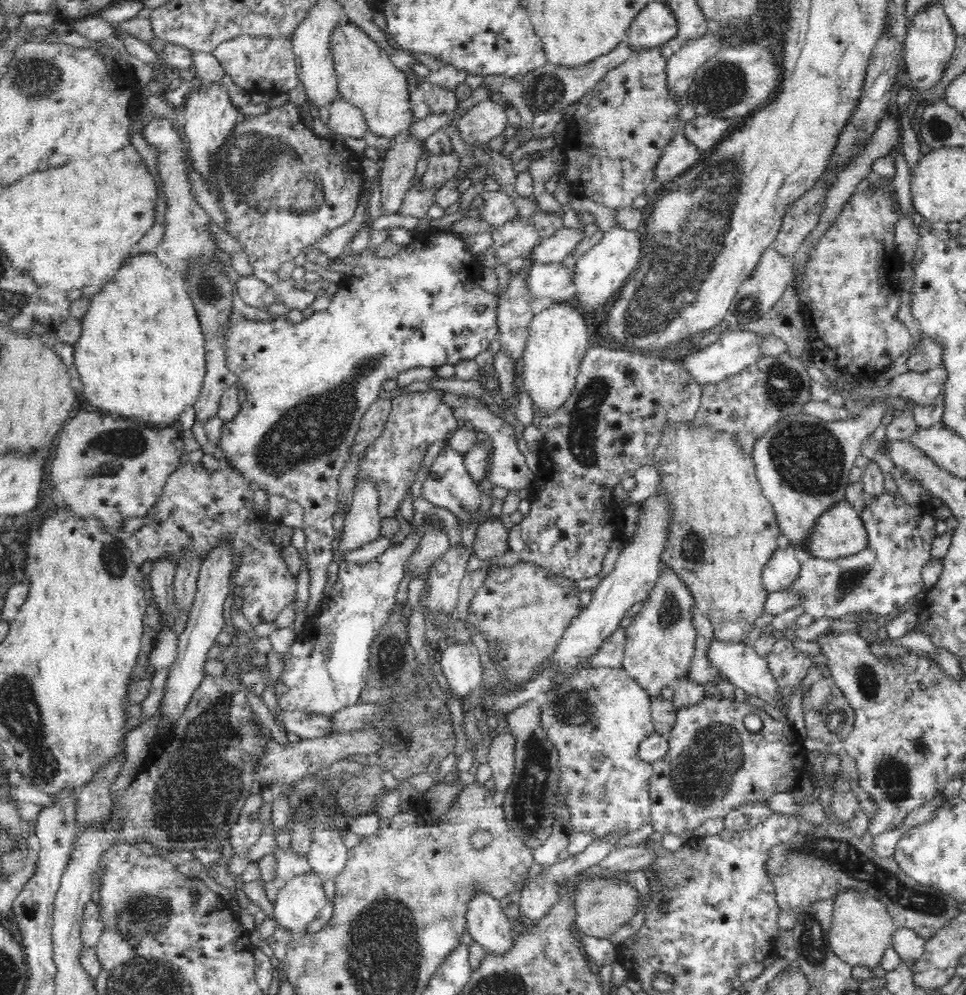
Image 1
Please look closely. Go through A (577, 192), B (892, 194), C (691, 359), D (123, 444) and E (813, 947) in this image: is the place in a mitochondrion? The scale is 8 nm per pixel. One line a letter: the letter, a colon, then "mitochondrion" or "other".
A: other
B: other
C: other
D: mitochondrion
E: mitochondrion

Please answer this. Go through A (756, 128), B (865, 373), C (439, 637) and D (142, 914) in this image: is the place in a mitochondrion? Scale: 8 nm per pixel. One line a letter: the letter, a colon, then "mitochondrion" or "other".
A: other
B: other
C: other
D: mitochondrion

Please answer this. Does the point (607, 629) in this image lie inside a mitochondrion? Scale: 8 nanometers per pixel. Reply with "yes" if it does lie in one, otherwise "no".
no

